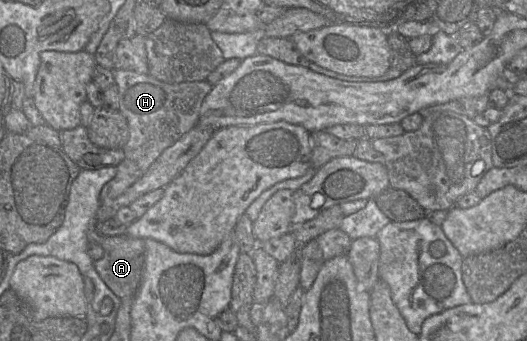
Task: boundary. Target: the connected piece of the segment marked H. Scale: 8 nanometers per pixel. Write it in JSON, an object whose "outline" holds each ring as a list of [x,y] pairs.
{"outline":[[[113,70],[113,76],[119,92],[119,111],[126,117],[129,127],[129,139],[123,147],[125,159],[135,163],[144,173],[165,149],[197,125],[202,102],[213,86],[206,80],[169,84],[149,74],[129,70]]]}

